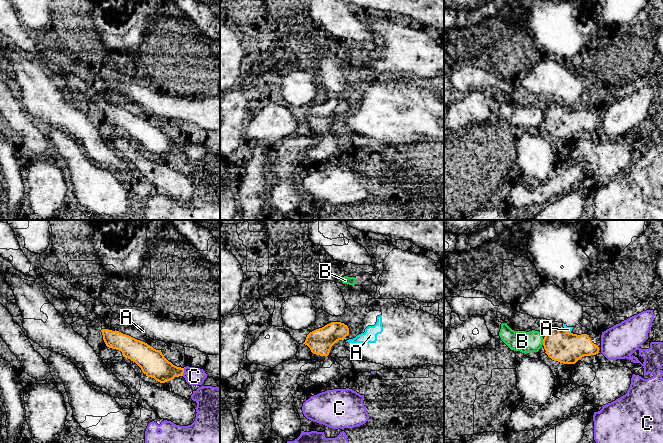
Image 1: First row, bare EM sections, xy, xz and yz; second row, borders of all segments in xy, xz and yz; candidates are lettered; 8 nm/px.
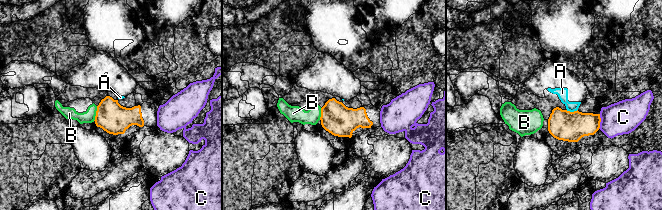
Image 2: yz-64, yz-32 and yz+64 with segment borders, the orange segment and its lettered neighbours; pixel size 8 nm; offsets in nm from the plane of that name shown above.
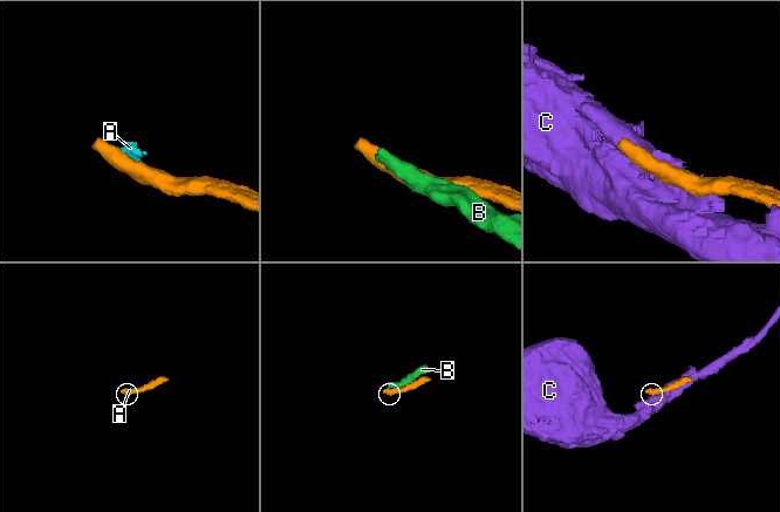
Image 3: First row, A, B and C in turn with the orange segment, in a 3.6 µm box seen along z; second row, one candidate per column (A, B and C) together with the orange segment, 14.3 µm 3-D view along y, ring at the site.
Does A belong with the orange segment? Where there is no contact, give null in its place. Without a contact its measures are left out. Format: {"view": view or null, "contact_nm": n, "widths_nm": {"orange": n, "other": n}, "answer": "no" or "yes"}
{"view": "yz", "contact_nm": 70, "widths_nm": {"orange": 260, "other": 50}, "answer": "no"}

